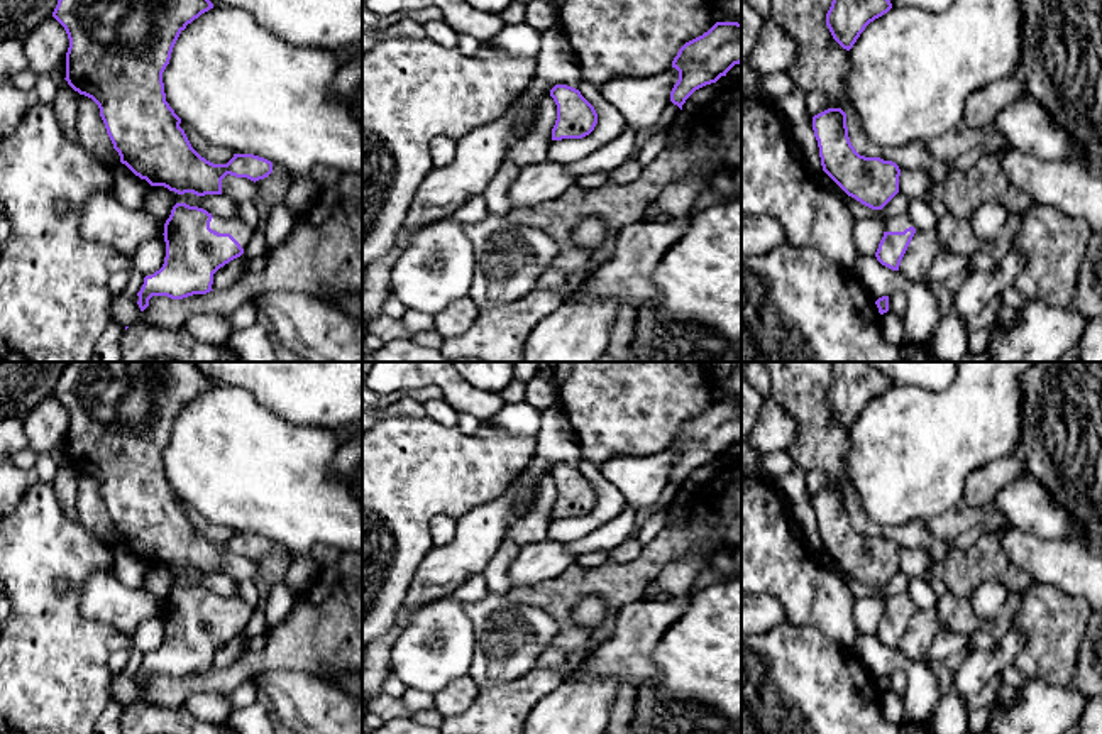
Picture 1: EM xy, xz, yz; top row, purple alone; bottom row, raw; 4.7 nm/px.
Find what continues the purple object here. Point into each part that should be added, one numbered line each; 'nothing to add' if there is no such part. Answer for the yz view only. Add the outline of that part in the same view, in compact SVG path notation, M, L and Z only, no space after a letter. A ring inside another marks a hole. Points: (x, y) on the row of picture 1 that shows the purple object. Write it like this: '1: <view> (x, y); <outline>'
1: yz (901, 224); M907 216L897 220L884 220L884 232L904 232L909 227L914 227Z

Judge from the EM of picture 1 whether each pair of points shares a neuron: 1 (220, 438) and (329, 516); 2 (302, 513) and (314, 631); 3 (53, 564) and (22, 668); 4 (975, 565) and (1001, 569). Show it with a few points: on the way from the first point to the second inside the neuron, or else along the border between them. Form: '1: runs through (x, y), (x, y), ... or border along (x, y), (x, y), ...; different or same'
1: runs through (247, 465), (254, 472), (273, 477), (302, 503); same
2: border along (320, 570), (298, 594); different
3: runs through (27, 589), (24, 592), (22, 643); same
4: runs through (982, 565), (994, 567); same

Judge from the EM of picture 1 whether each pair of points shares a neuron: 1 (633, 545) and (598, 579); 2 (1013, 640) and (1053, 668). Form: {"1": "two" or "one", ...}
{"1": "two", "2": "two"}

